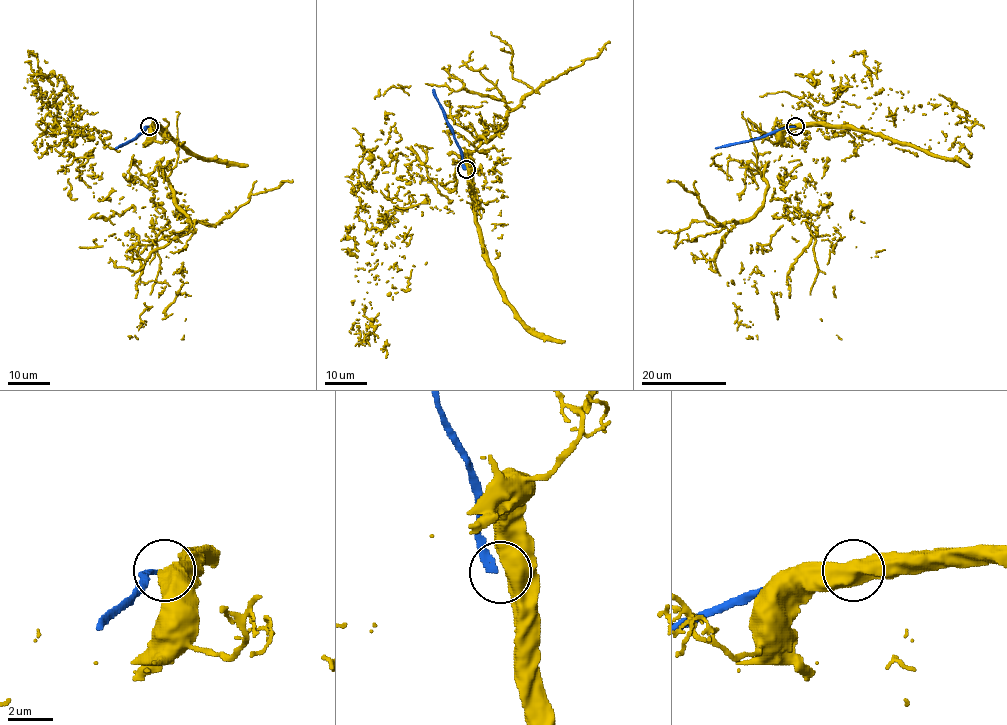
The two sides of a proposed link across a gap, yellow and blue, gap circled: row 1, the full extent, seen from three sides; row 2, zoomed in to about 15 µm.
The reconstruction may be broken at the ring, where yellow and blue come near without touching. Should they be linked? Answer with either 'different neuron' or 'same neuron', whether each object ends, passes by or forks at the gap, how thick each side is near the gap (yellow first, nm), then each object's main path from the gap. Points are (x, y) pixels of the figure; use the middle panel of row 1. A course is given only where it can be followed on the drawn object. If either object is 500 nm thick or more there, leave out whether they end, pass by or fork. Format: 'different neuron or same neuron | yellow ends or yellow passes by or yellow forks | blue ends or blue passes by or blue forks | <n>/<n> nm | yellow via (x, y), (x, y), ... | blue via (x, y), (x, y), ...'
different neuron | 750/260 nm | yellow via (467, 169), (493, 125), (497, 180), (451, 201), (376, 169), (406, 238), (361, 340), (376, 283) | blue via (465, 169), (451, 126), (433, 89)

